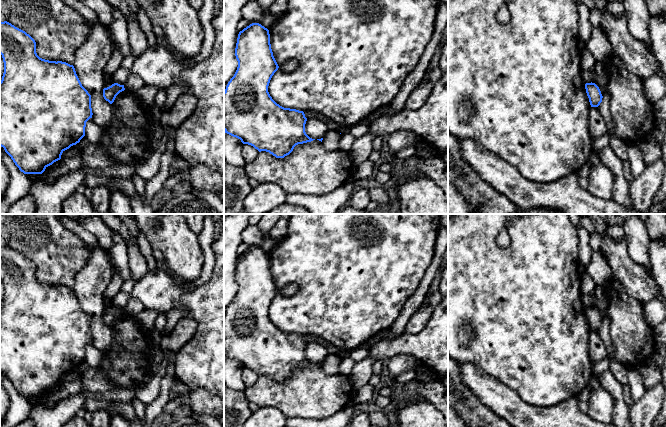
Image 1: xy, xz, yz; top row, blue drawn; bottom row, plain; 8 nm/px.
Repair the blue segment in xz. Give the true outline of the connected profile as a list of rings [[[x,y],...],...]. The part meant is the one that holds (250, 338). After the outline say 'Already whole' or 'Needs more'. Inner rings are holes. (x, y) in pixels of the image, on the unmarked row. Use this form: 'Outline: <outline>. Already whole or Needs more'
Outline: [[[252,247],[240,255],[237,262],[235,280],[238,285],[238,291],[224,315],[225,357],[240,363],[243,368],[253,370],[259,376],[269,376],[276,382],[284,382],[289,379],[298,368],[315,364],[310,362],[305,356],[307,342],[304,336],[280,330],[268,316],[270,304],[279,292],[271,273],[269,254],[259,247]]]. Already whole

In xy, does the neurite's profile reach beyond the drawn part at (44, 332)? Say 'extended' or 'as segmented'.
as segmented

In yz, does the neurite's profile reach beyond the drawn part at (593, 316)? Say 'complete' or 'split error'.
complete

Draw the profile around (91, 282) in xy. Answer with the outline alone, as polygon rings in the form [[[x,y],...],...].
[[[97,247],[76,275],[73,286],[82,310],[91,319],[93,345],[103,353],[106,353],[113,342],[112,328],[103,321],[104,294],[113,277],[113,265],[108,251]]]

